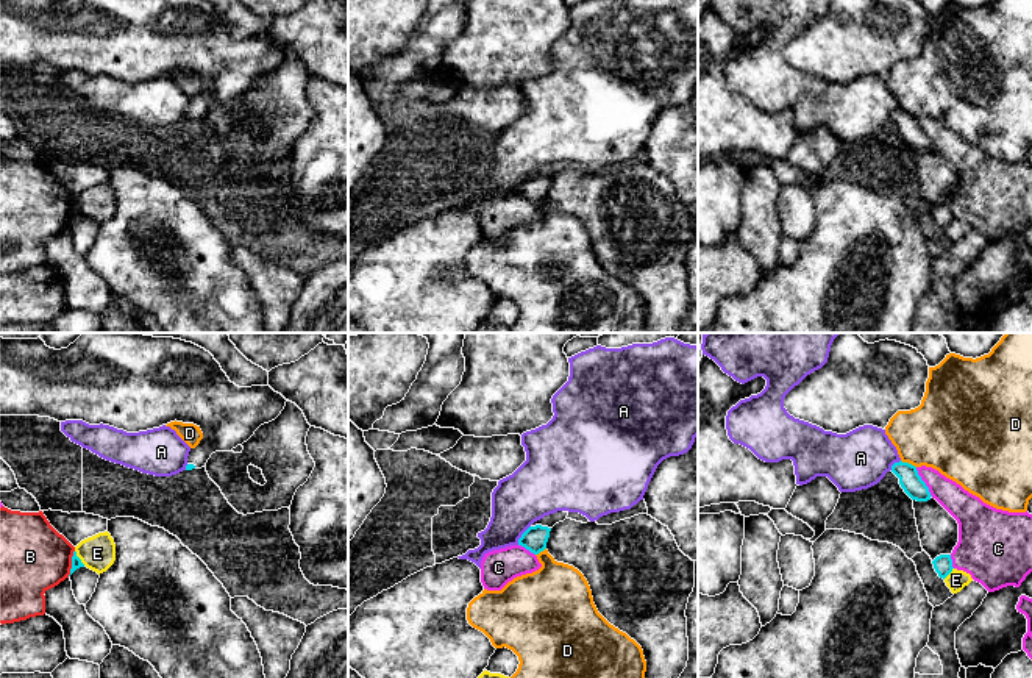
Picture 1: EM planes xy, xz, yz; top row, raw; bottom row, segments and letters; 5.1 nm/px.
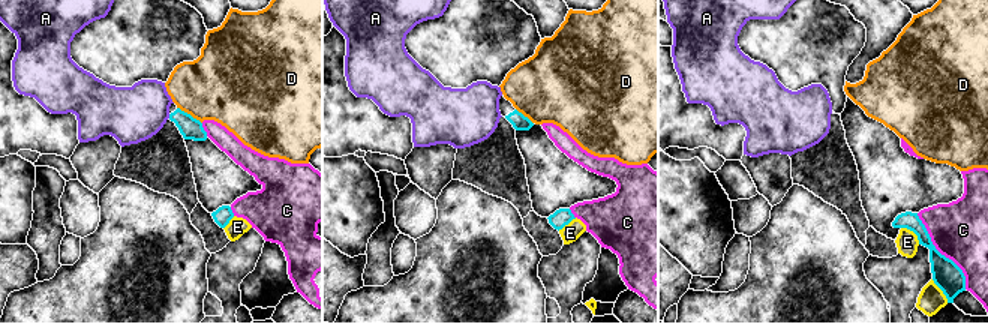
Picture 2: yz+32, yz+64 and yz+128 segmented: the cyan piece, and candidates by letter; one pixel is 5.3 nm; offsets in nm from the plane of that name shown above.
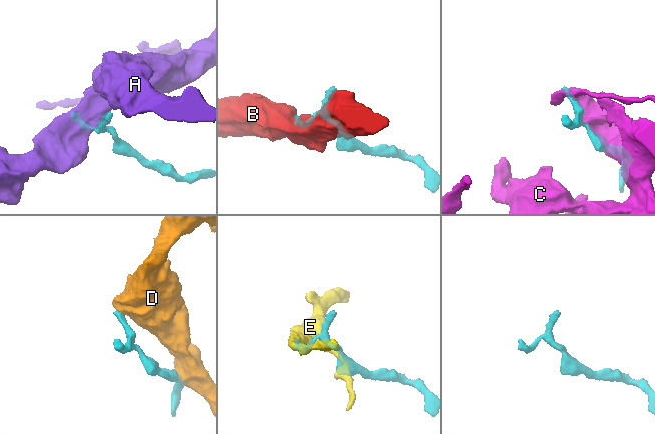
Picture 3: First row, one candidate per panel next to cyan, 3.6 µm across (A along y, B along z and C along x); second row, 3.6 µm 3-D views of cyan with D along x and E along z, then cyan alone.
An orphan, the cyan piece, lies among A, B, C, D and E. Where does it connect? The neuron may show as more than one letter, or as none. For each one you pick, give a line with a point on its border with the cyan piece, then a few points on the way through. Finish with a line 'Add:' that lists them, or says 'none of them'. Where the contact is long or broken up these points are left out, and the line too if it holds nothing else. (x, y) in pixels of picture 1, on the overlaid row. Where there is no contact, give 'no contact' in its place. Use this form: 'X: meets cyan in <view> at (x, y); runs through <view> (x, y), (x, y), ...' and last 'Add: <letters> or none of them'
Add: none of them

